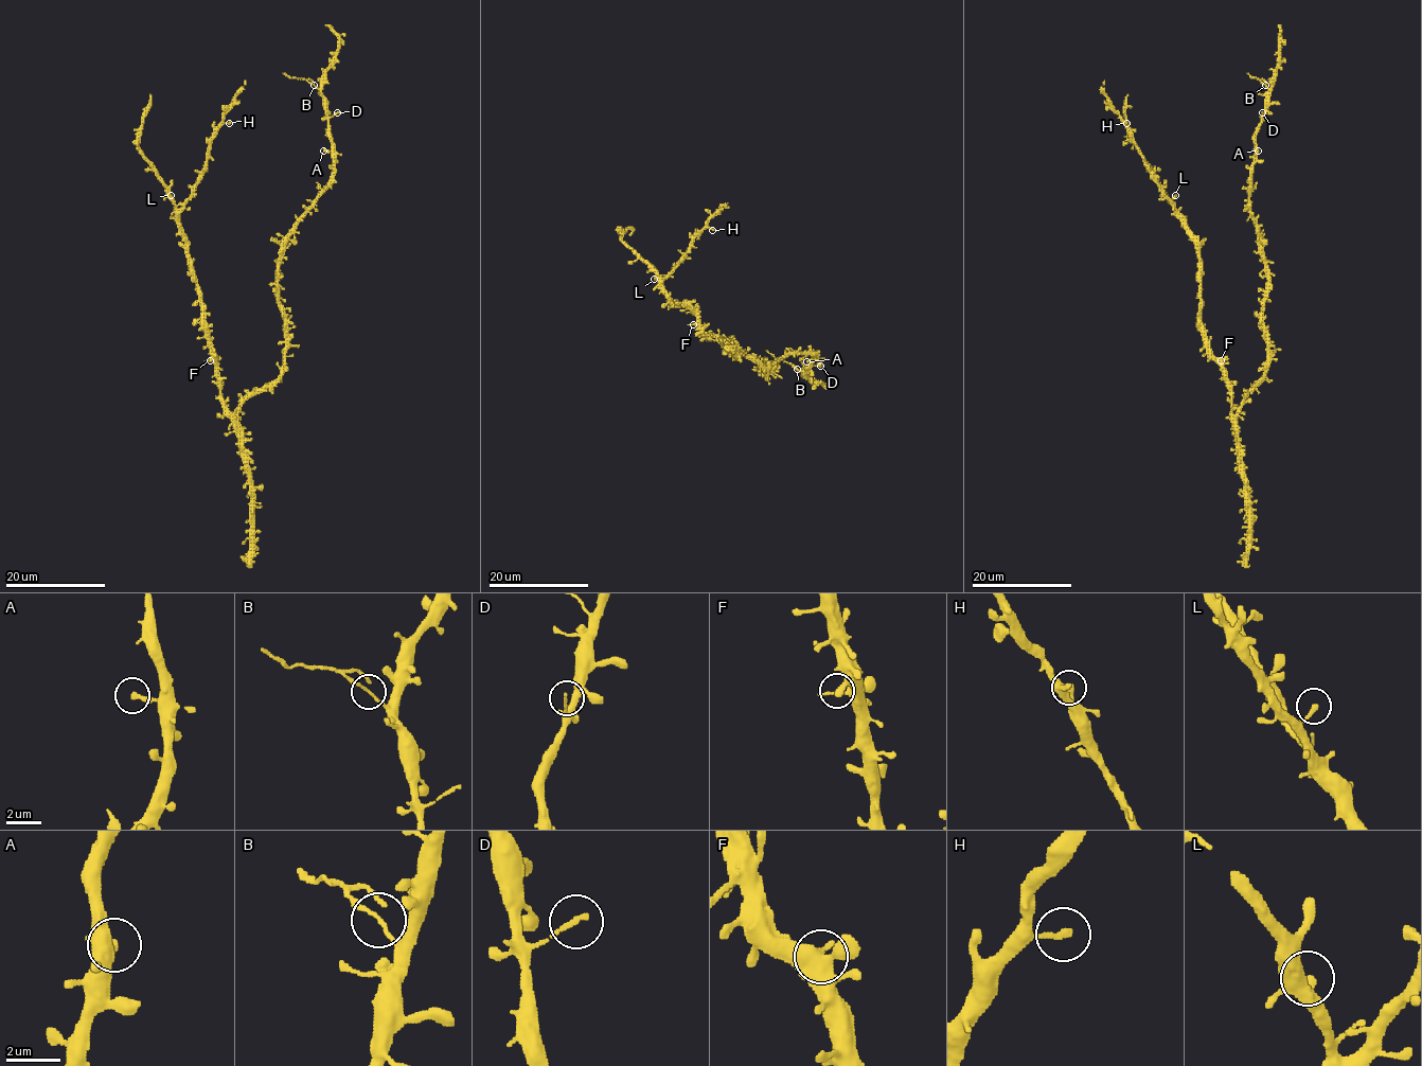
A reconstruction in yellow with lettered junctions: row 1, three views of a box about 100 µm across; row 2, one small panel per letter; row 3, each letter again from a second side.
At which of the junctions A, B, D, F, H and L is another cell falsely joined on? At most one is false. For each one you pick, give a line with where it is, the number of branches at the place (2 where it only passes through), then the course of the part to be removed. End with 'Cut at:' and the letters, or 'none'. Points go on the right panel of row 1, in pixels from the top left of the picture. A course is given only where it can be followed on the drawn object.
B: (1265, 85) | 2 | (1265, 86), (1247, 73)
Cut at: B

